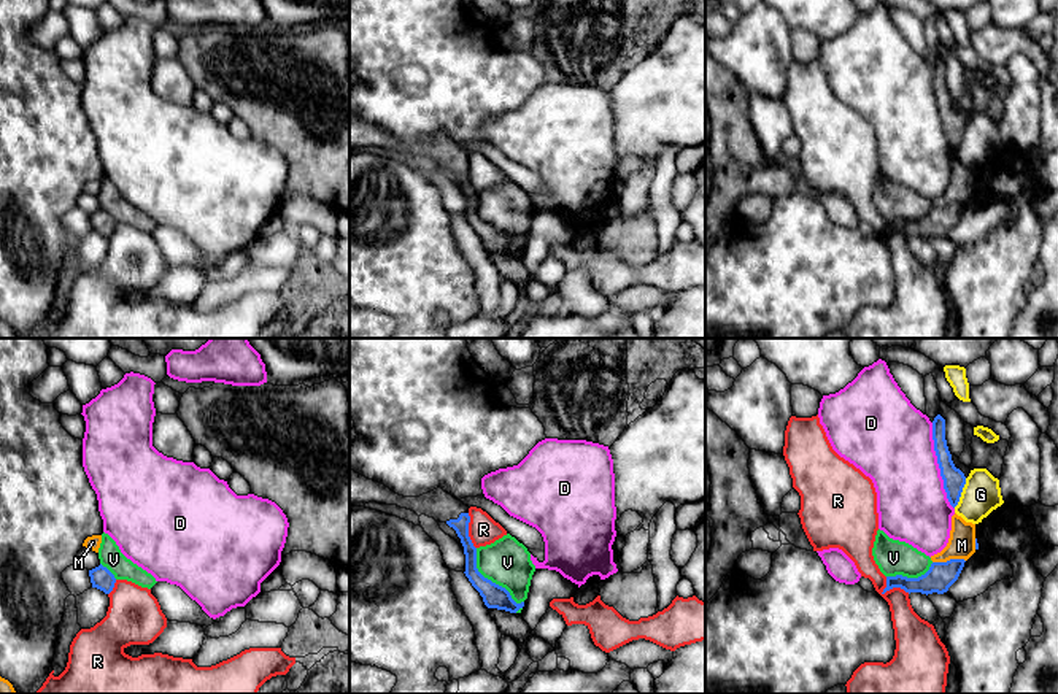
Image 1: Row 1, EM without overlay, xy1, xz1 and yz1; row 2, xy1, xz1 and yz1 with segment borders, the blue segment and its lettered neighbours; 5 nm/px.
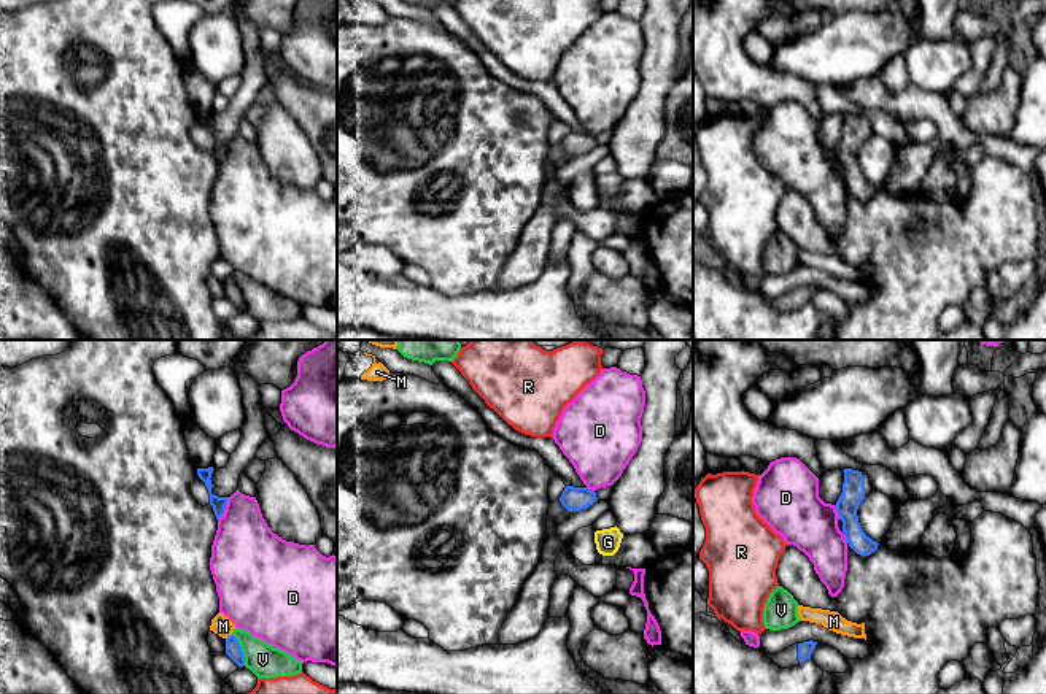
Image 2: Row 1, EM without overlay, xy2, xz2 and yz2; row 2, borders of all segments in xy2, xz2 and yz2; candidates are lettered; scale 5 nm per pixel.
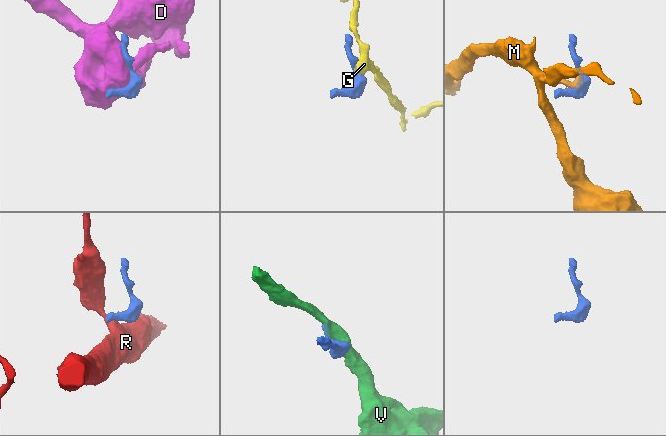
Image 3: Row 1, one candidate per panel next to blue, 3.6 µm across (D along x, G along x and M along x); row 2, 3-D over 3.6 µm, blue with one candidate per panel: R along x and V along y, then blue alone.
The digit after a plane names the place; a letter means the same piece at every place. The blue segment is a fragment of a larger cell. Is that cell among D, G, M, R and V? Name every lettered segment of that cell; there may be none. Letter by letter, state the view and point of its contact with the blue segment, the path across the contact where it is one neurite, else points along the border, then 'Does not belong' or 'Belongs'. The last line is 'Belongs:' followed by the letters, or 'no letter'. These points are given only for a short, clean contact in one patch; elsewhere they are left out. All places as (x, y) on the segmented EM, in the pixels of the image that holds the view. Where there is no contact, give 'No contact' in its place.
D: Touches blue at yz1 (939, 466). Does not belong
G: Touches blue at yz1 (961, 491). Boundary: yz1 (966, 478), (960, 501), (953, 507). Does not belong
M: Touches blue at yz1 (950, 559). Boundary: yz1 (965, 559), (933, 562). Does not belong
R: Touches blue at yz1 (891, 588). Boundary: yz1 (885, 577), (887, 589), (903, 588), (909, 593). Does not belong
V: Touches blue at xz1 (490, 580). Does not belong
Belongs: no letter

